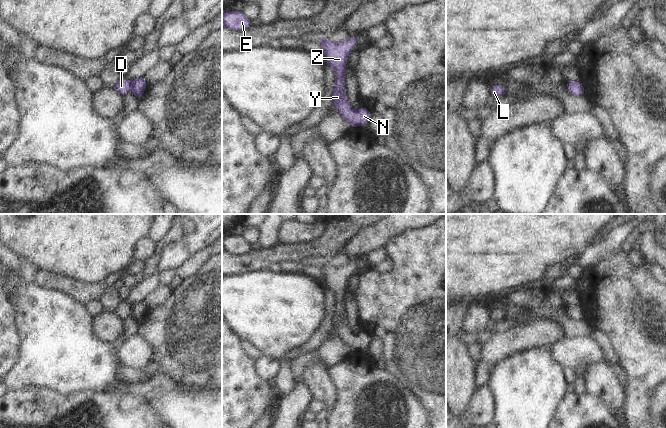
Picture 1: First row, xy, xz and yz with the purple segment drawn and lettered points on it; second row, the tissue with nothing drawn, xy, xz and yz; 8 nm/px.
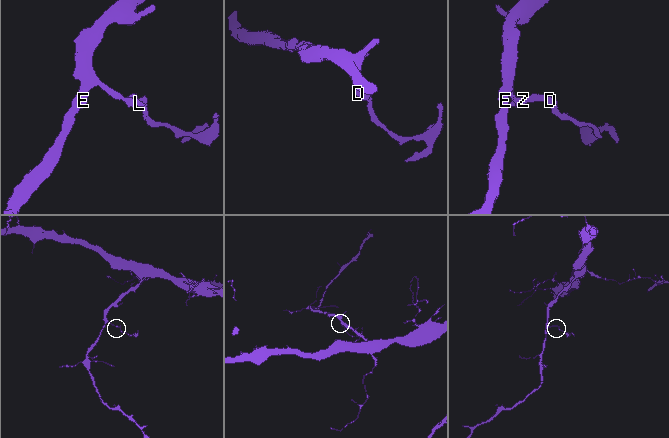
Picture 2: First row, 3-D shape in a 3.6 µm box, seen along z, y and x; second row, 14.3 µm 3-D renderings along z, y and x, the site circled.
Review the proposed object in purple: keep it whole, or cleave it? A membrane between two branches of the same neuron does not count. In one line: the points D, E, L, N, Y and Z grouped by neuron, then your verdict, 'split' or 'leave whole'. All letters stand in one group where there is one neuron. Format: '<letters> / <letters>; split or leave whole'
D E L N Y Z; leave whole

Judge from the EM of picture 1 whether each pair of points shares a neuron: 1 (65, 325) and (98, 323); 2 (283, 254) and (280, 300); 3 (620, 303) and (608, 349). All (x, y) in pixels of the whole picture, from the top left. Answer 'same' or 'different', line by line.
1: different
2: different
3: different

